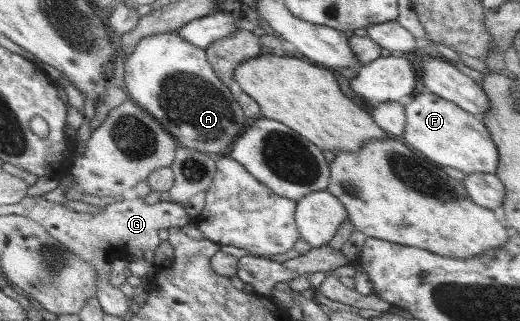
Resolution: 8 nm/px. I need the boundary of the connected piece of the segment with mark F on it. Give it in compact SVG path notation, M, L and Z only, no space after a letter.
M428 91L412 97L412 101L405 106L403 135L402 141L412 151L418 151L440 167L453 167L465 175L495 174L498 169L498 149L484 123L451 101Z

